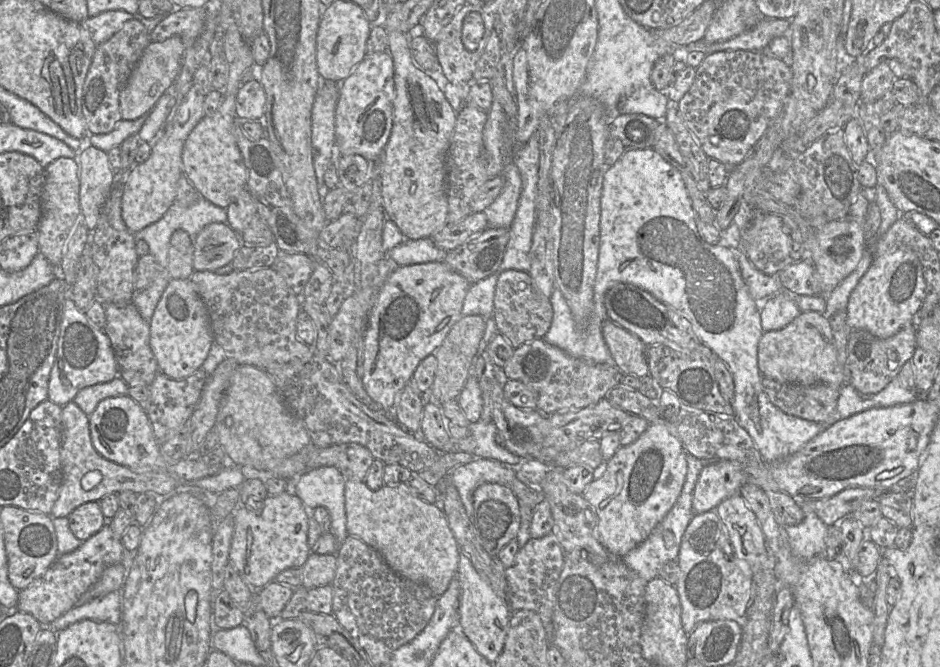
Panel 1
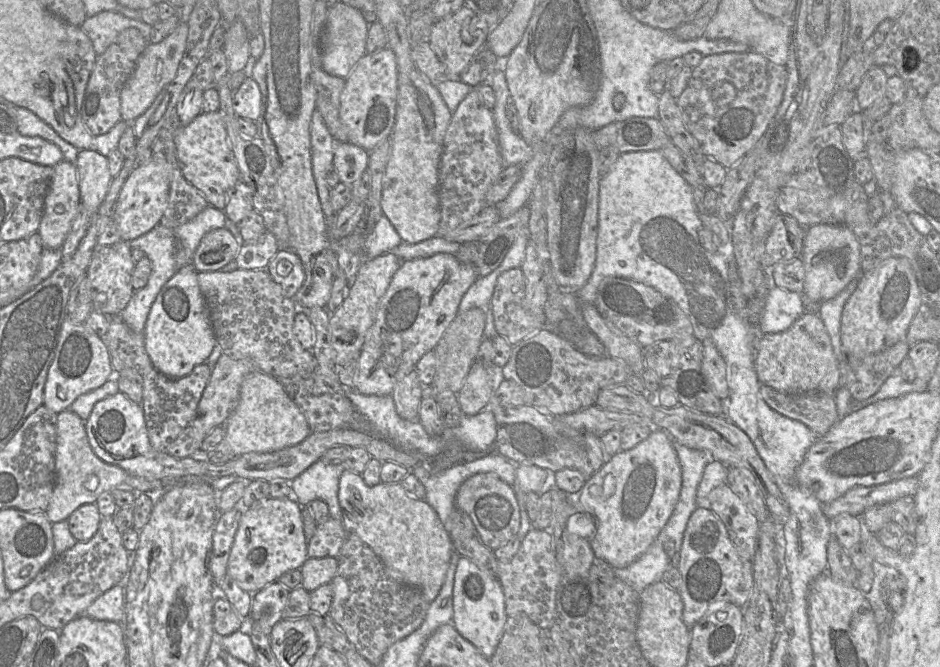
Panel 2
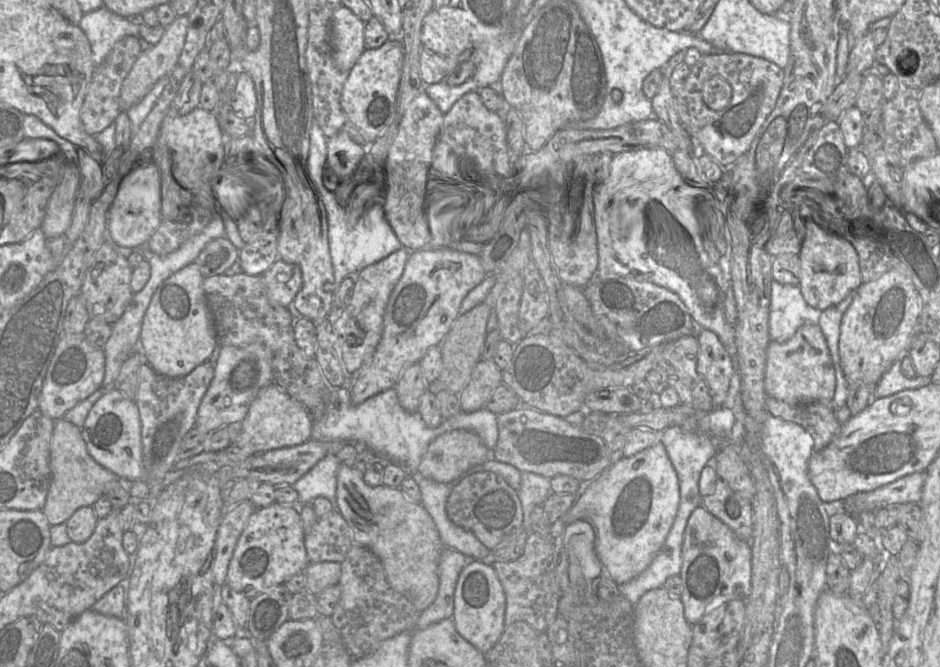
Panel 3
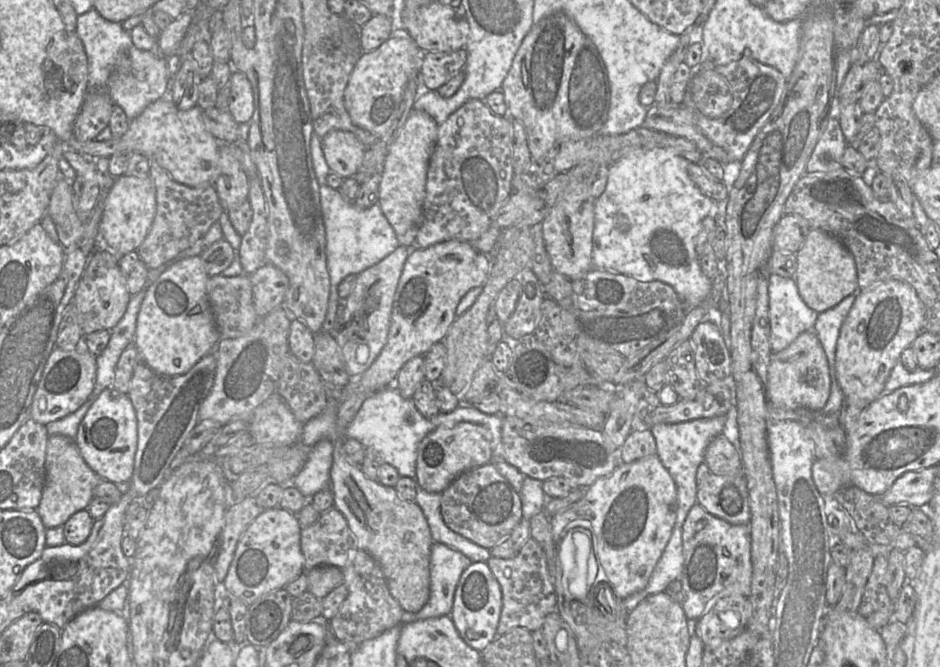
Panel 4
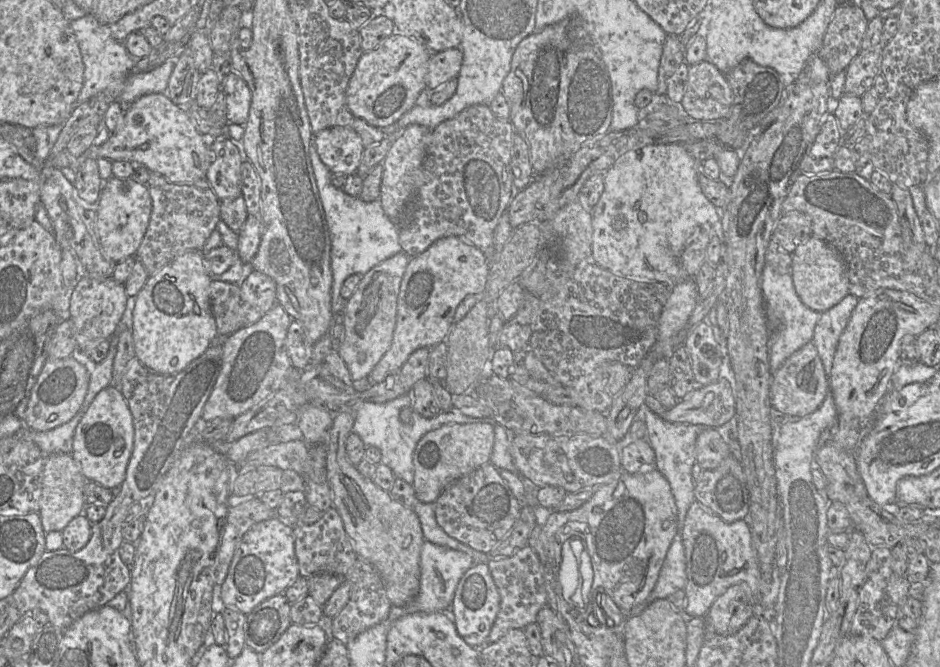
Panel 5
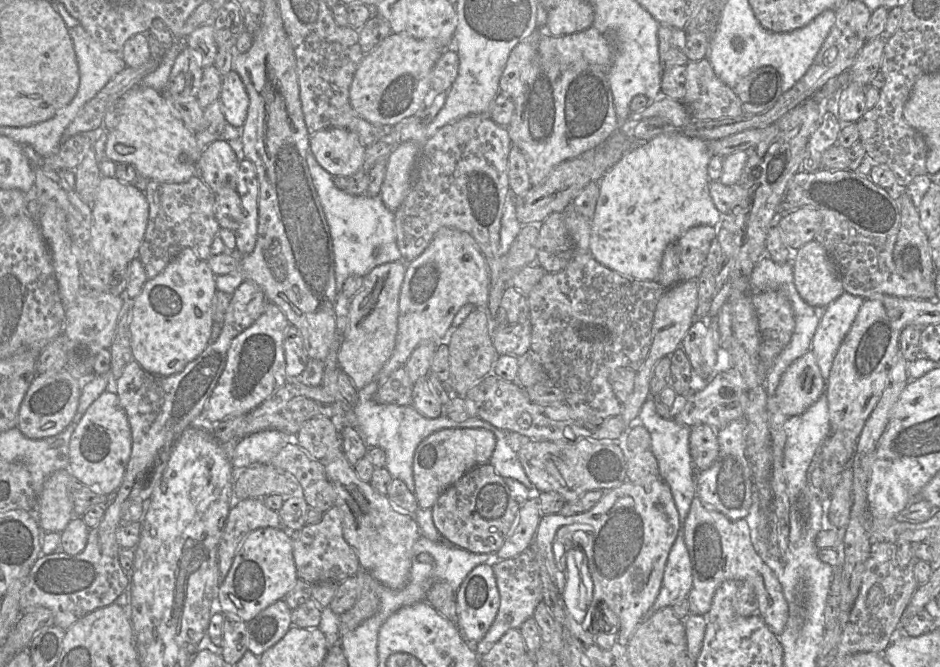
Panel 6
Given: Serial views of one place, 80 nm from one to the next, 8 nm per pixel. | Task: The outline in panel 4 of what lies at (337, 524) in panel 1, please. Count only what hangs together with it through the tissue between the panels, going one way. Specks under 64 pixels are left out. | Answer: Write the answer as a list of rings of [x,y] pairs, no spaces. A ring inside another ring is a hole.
[[[327,439],[309,448],[304,466],[293,479],[293,485],[308,502],[316,493],[330,489],[333,449],[334,444]]]

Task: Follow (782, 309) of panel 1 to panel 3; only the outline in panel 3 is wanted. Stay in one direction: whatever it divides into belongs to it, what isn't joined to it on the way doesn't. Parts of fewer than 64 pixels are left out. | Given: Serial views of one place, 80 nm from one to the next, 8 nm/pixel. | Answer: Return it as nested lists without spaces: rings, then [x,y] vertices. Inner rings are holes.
[[[772,281],[768,321],[772,341],[786,342],[806,322],[817,322],[820,312],[806,303],[798,285]]]

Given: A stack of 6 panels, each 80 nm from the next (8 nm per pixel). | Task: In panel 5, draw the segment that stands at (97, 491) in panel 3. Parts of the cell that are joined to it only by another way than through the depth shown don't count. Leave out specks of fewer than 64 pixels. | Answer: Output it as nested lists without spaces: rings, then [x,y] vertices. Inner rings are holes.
[[[55,453],[46,456],[43,469],[42,494],[37,512],[44,532],[62,532],[72,519],[84,513],[87,506],[84,489],[88,481],[71,454]]]

